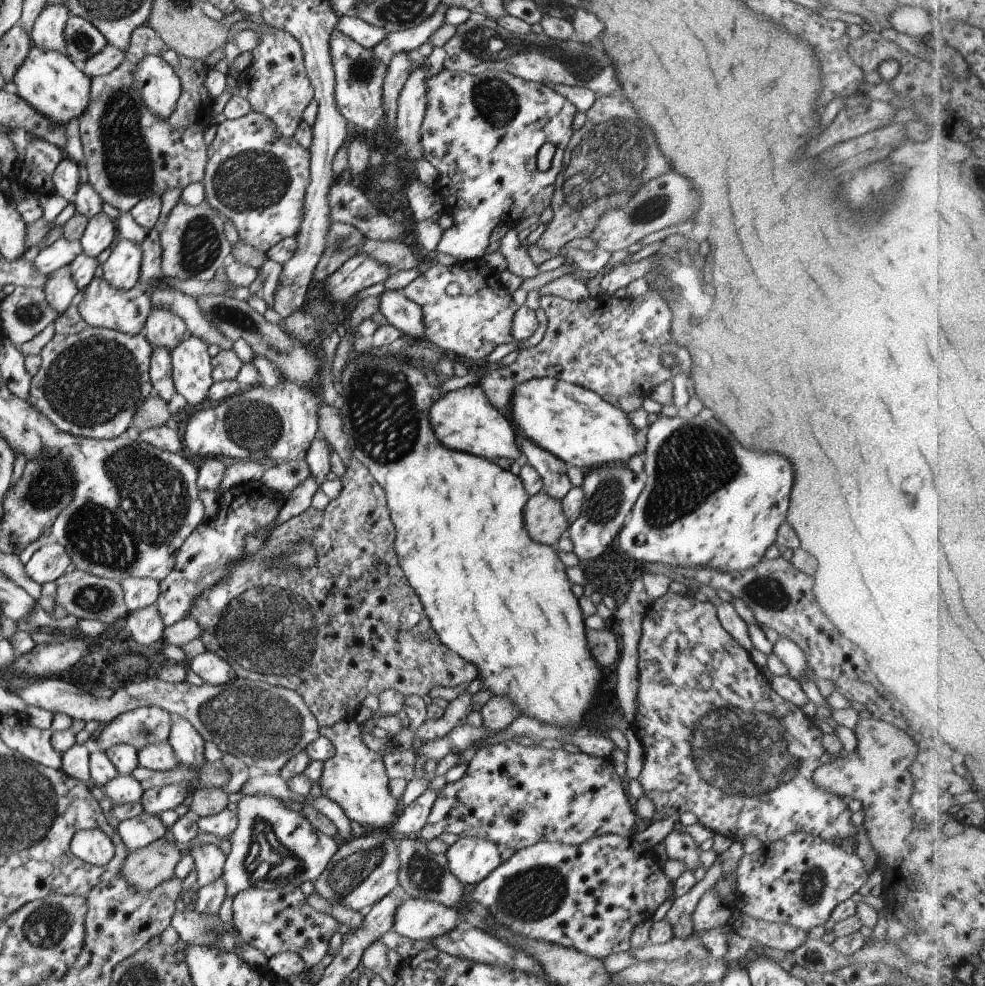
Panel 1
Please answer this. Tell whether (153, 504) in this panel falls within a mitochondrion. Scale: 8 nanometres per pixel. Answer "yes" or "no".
yes

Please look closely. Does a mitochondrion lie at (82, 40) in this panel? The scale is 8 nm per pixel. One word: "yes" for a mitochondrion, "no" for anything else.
yes

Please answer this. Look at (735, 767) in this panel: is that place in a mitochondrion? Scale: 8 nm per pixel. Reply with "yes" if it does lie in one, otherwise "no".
yes

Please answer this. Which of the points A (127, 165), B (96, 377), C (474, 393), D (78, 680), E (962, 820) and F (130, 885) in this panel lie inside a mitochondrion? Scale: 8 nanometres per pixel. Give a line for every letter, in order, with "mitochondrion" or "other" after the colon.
A: mitochondrion
B: mitochondrion
C: other
D: other
E: other
F: other

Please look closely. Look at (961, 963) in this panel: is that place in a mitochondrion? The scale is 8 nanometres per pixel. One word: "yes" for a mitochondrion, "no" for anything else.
no

